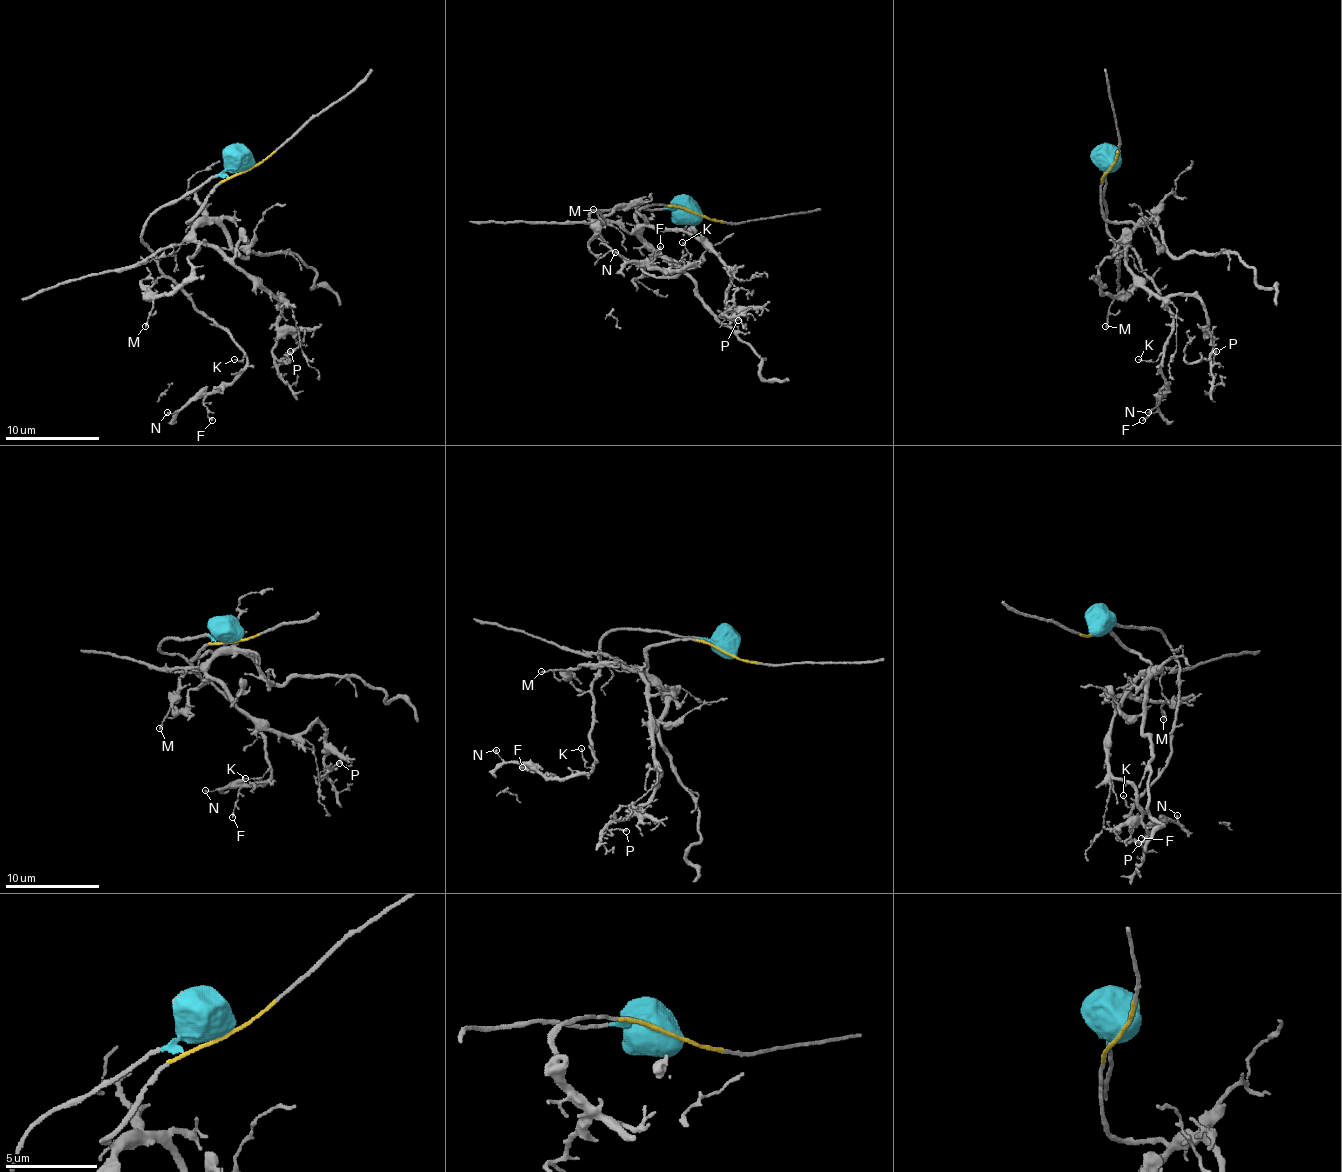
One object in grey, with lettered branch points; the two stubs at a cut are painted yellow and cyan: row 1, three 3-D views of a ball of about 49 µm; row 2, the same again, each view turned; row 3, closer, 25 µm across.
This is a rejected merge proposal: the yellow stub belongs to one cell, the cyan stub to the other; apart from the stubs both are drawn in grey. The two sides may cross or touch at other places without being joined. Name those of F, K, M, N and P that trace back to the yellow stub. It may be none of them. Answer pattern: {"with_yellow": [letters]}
{"with_yellow": ["M", "P"]}

